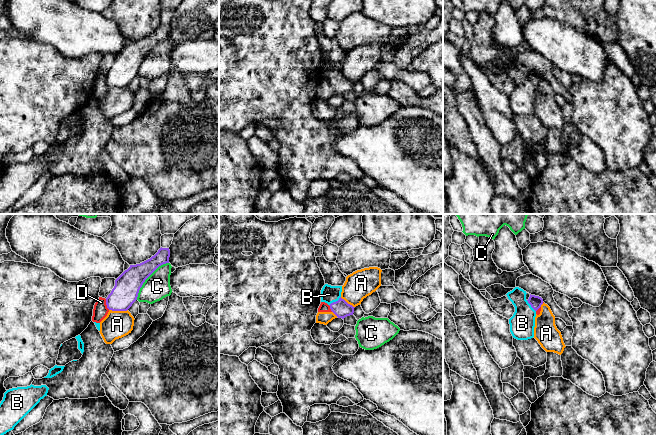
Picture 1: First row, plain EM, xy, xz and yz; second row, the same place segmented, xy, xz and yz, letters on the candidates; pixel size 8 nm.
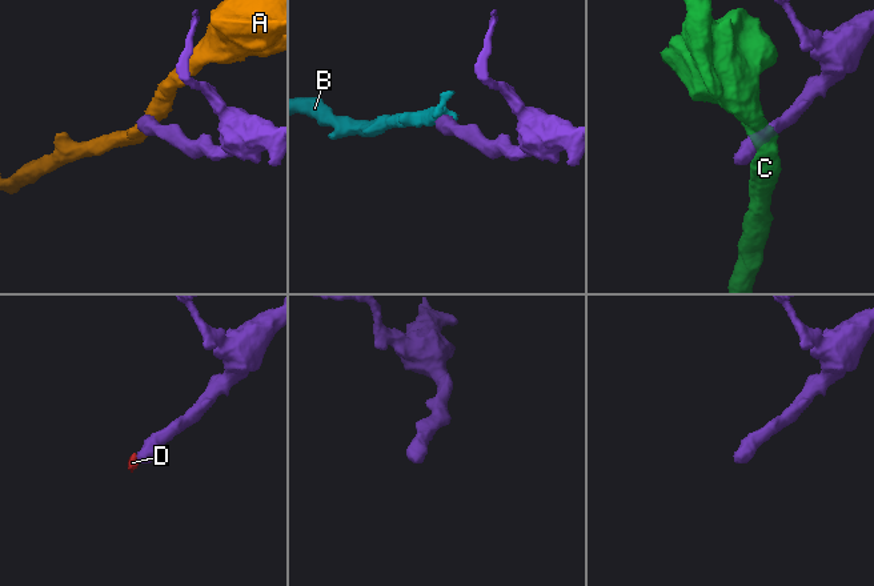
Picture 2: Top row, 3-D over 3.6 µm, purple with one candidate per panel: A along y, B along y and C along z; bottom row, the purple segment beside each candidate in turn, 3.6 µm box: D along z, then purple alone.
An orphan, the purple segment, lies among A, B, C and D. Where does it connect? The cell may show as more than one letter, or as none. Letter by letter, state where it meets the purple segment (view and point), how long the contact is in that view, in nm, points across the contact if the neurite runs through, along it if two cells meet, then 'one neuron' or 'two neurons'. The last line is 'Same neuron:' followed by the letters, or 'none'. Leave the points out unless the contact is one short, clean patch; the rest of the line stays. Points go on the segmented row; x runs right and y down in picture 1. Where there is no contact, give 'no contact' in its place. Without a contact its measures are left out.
A: xy (118, 310) | 150 nm | along xy (109, 309), (127, 310) | two neurons
B: xz (336, 301) | 120 nm | across xz (340, 308), (336, 301), (329, 294) | one neuron
C: xy (147, 277) | 400 nm | along xy (168, 262), (160, 265), (145, 280), (136, 299) | two neurons
D: xy (106, 304) | 90 nm | along xy (105, 299), (105, 304), (109, 309) | two neurons
Same neuron: B

